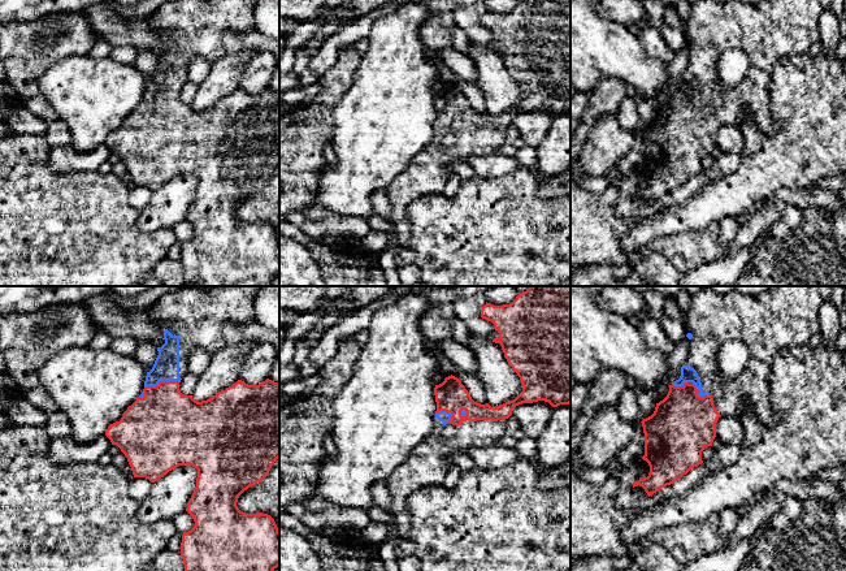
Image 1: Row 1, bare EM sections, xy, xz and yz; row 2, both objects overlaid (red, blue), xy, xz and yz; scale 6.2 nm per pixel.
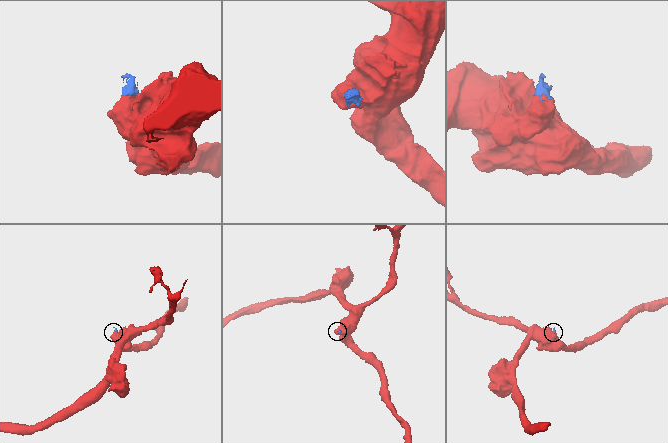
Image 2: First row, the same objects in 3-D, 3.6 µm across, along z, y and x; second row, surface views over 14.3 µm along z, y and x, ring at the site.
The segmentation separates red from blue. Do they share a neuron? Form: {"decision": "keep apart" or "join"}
{"decision": "join"}

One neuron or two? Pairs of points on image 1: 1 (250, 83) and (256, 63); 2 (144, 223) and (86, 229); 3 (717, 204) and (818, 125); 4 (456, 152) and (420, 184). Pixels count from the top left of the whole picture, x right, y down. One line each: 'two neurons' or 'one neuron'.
1: one neuron
2: two neurons
3: one neuron
4: one neuron

